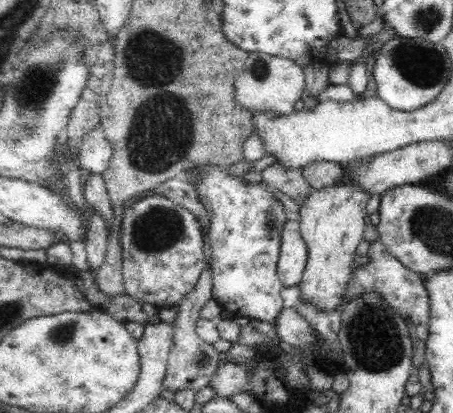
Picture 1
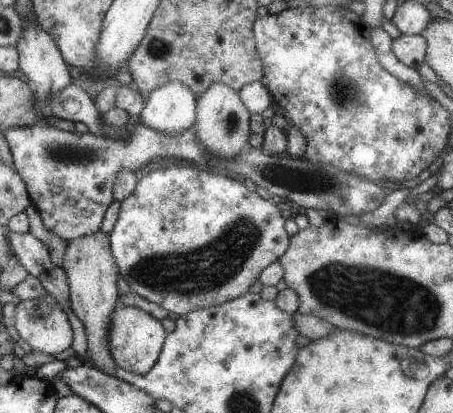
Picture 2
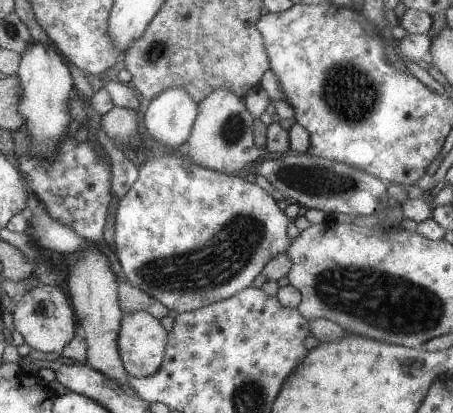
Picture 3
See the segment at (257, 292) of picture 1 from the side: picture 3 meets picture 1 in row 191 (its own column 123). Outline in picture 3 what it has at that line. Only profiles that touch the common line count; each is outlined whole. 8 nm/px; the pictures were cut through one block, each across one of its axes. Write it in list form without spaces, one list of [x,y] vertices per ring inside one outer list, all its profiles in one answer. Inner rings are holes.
[[[157,150],[157,156],[139,166],[139,176],[127,194],[119,200],[115,212],[115,256],[121,264],[125,280],[149,294],[169,312],[183,314],[221,302],[249,288],[257,274],[273,256],[287,252],[289,220],[277,208],[277,202],[259,184],[247,184],[243,176],[225,176],[205,170],[179,152],[167,156],[167,150]]]

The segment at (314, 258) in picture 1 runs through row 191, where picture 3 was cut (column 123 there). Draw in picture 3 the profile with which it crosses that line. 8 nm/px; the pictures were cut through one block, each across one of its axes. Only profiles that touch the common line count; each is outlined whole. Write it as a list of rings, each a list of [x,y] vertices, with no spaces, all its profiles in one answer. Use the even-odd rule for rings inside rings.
[[[133,312],[123,316],[121,328],[119,328],[119,338],[117,338],[117,350],[119,350],[119,360],[123,364],[123,370],[129,378],[147,378],[159,372],[161,362],[165,358],[165,346],[167,346],[167,334],[161,328],[159,320],[155,320],[147,312]]]

